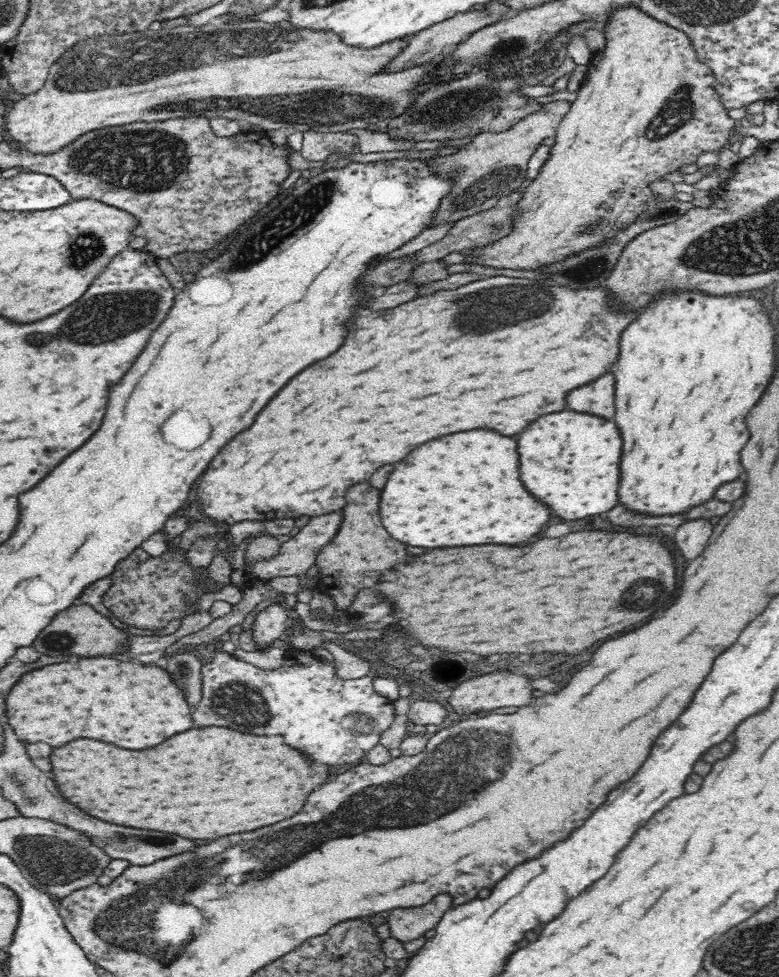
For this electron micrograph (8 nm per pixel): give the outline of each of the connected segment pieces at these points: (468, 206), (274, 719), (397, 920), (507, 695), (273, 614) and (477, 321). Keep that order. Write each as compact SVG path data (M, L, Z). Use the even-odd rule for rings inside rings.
M567 100L546 103L508 130L478 132L469 139L464 150L438 157L433 170L441 176L449 176L453 187L450 194L442 199L440 214L435 214L436 222L444 222L444 218L464 218L464 214L476 214L476 210L488 210L490 206L496 206L498 198L516 190L517 173L526 172L530 157L543 146L545 138L555 138L558 125L570 106L571 102Z
M295 647L285 650L285 662L280 668L260 668L257 664L240 660L234 654L218 652L210 656L210 663L204 664L201 675L202 700L192 708L194 722L202 726L226 726L246 734L280 734L286 738L288 746L300 748L316 764L358 764L368 750L380 743L380 734L388 730L395 719L394 701L378 694L373 687L373 679L368 675L340 678L334 659L324 661L311 651Z
M438 894L432 902L424 906L392 910L388 916L391 936L403 943L420 938L440 922L453 904L454 900L450 894Z
M494 672L494 674L483 674L475 676L459 684L451 691L450 706L456 714L467 714L473 716L480 710L494 710L504 706L526 706L532 700L532 684L530 678L518 676L512 672Z
M271 604L258 612L253 622L253 635L255 641L259 644L256 653L270 647L272 640L282 637L282 634L287 630L286 620L288 620L289 615L280 604Z
M493 276L469 282L454 290L436 290L432 294L418 296L410 302L404 302L396 308L368 309L366 312L361 312L356 320L350 323L350 334L338 352L308 366L296 378L292 378L292 382L288 382L272 398L272 402L258 414L254 424L246 432L238 434L232 442L228 442L224 450L220 450L220 454L212 460L212 464L208 466L208 470L202 474L198 482L198 488L196 488L198 500L195 498L192 506L185 508L184 514L190 517L190 523L193 519L200 517L220 524L222 529L243 520L254 522L276 520L276 518L296 520L301 516L317 517L342 509L347 503L344 498L345 492L352 484L368 480L384 464L400 462L418 444L424 444L444 434L454 434L454 432L464 432L464 430L474 430L474 428L490 428L504 436L512 436L512 434L522 432L530 422L534 422L542 414L566 410L564 398L570 390L584 386L610 370L612 362L618 358L620 332L634 320L634 314L636 314L636 312L630 312L630 314L616 312L610 304L612 300L608 300L608 292L602 288L603 286L600 286L595 289L572 292L572 289L566 289L564 286L550 286L542 279ZM554 312L556 312L556 320L548 320Z

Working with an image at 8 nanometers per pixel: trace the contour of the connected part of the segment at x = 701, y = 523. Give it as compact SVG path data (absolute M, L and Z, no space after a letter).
M690 520L676 530L674 542L680 548L682 556L692 560L700 556L702 550L708 546L710 534L712 534L712 524L708 520Z

